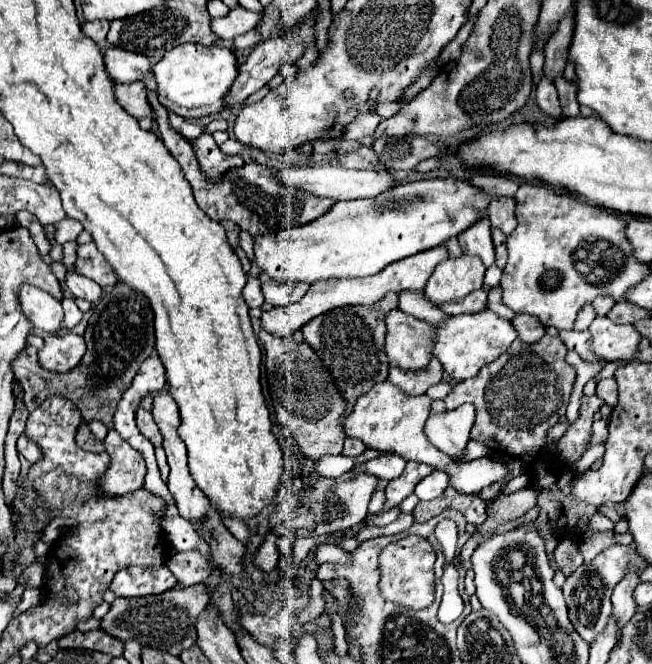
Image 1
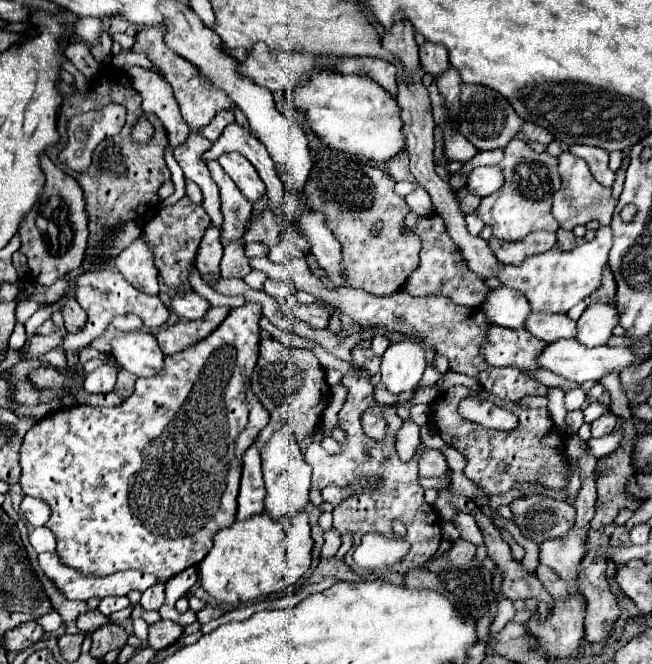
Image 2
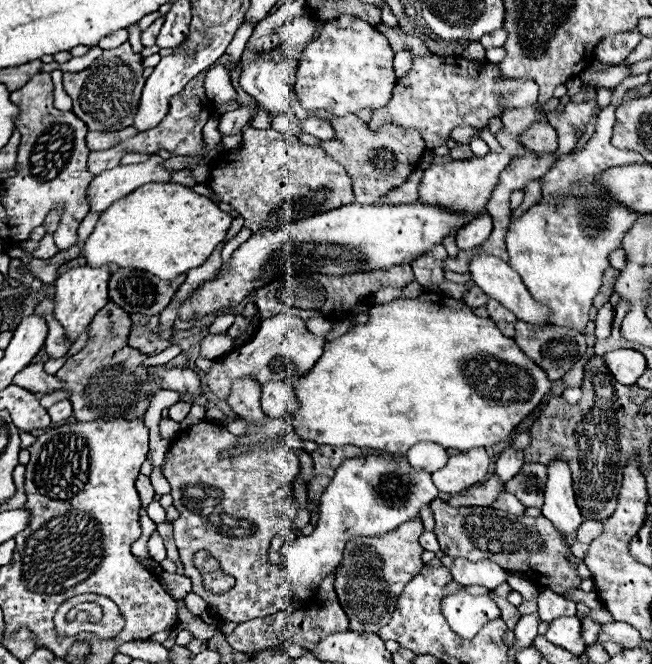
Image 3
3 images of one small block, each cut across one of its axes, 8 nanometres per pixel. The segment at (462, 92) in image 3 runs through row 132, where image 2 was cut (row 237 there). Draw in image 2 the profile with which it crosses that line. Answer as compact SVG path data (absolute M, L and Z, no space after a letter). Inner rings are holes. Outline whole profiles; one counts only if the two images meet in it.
M438 214L432 216L424 216L420 218L420 224L414 230L420 238L422 238L422 250L420 250L420 266L418 270L414 270L414 274L406 280L404 284L404 292L408 292L410 296L448 296L452 302L460 304L460 306L468 306L468 308L478 308L490 288L484 284L482 278L478 278L478 274L474 274L470 268L466 268L464 264L456 262L456 254L454 254L454 242L446 232L446 226L442 222L442 218Z

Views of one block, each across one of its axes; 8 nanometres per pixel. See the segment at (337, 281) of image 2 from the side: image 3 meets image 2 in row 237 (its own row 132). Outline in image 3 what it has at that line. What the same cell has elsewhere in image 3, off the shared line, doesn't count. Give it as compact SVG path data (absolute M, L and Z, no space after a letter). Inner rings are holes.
M308 116L308 118L300 120L300 126L302 126L302 130L306 134L316 136L318 140L330 140L330 138L334 138L334 130L332 130L328 120L320 120L316 116Z

